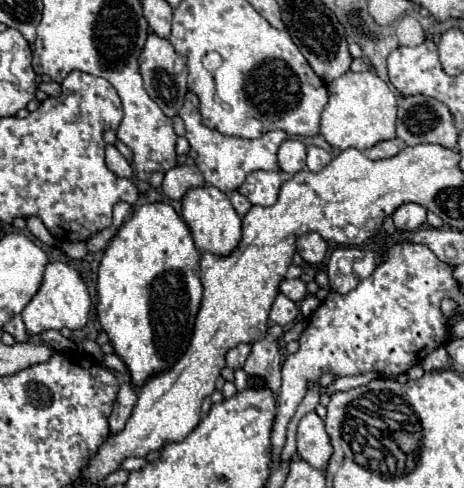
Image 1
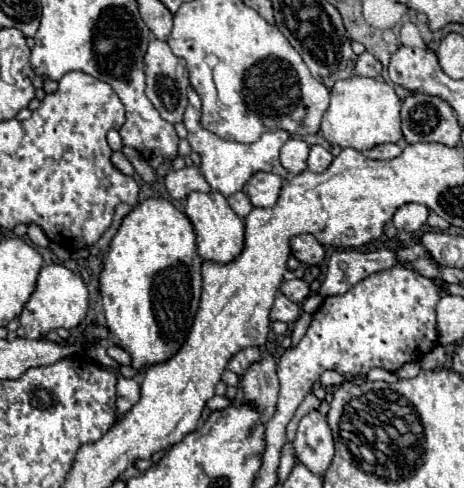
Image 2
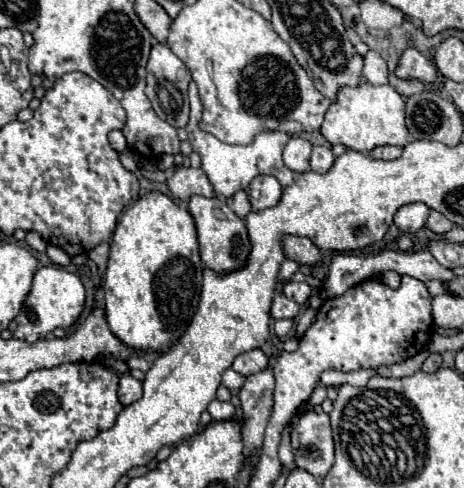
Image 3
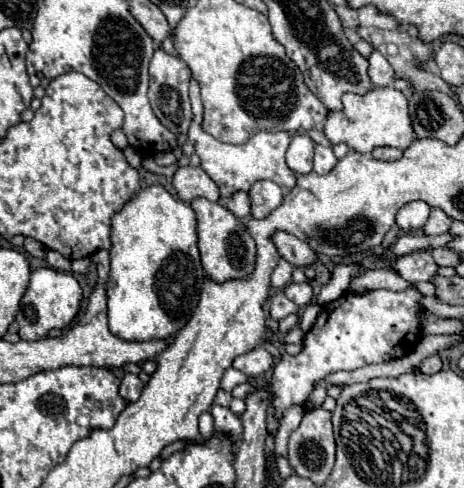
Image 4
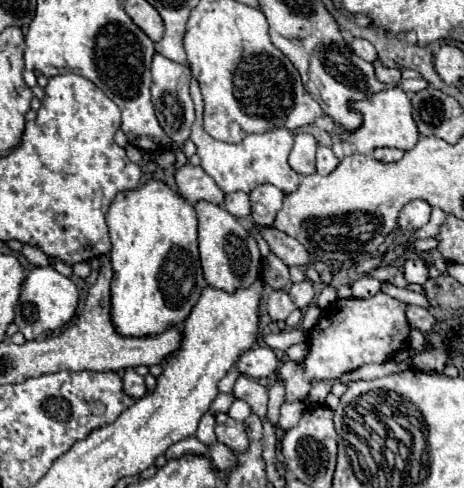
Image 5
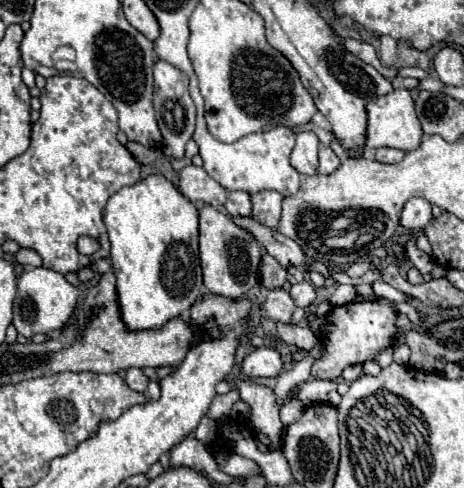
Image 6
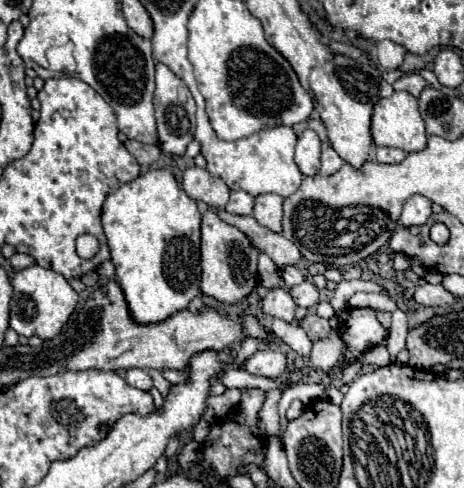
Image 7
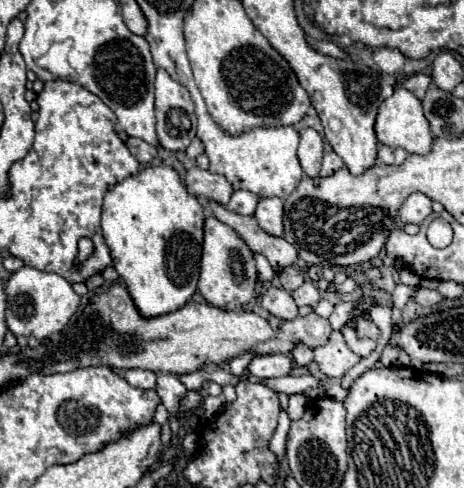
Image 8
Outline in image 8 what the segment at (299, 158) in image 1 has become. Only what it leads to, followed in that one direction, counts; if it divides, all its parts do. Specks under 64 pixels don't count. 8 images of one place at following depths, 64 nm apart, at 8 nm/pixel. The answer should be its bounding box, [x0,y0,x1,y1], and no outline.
[298,128,324,176]

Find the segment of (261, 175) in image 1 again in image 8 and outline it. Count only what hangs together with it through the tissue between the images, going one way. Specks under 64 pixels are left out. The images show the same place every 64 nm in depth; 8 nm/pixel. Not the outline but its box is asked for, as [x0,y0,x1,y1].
[254,198,284,236]

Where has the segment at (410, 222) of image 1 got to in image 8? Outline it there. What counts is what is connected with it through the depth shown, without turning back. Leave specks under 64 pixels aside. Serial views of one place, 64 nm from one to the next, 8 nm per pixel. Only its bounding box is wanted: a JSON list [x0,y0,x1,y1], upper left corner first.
[400,192,432,224]

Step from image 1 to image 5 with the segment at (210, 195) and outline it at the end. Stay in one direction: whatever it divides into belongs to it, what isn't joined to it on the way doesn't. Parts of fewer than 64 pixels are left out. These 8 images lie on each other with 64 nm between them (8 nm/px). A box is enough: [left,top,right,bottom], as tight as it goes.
[194,202,262,292]

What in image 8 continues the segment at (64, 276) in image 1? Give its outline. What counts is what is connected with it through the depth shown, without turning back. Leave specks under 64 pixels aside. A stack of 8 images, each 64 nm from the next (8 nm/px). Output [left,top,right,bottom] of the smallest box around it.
[6,266,80,338]

